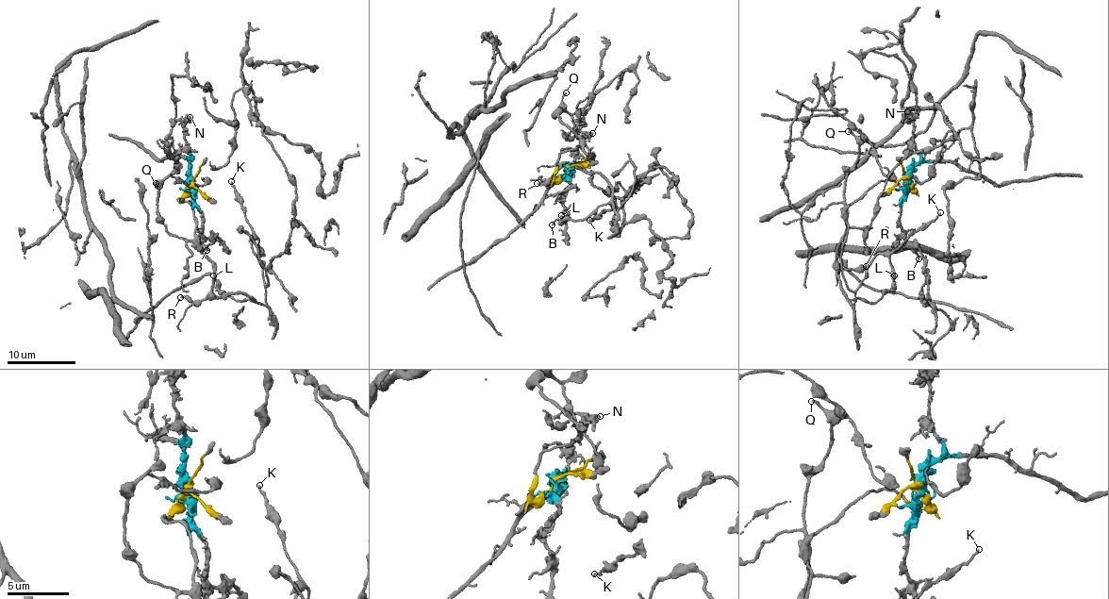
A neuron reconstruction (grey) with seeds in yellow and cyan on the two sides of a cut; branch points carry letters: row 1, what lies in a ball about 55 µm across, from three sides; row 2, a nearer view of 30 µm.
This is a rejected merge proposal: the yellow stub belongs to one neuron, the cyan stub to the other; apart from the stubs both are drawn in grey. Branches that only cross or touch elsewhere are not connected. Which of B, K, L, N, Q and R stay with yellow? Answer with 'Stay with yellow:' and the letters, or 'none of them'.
Stay with yellow: K, L, Q, R

